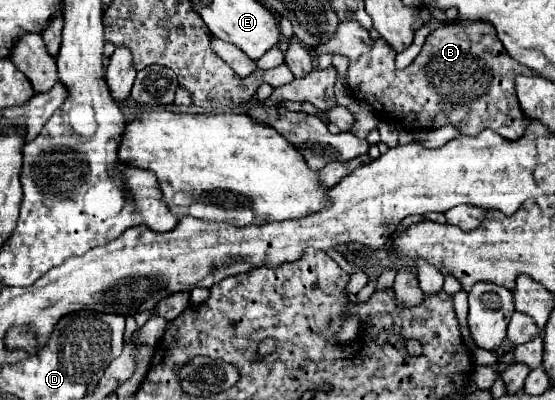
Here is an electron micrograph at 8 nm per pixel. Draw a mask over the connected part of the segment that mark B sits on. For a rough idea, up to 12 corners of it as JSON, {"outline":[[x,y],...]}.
{"outline":[[345,21],[316,53],[349,59],[354,99],[406,129],[530,125],[490,23],[426,37],[406,69]]}

